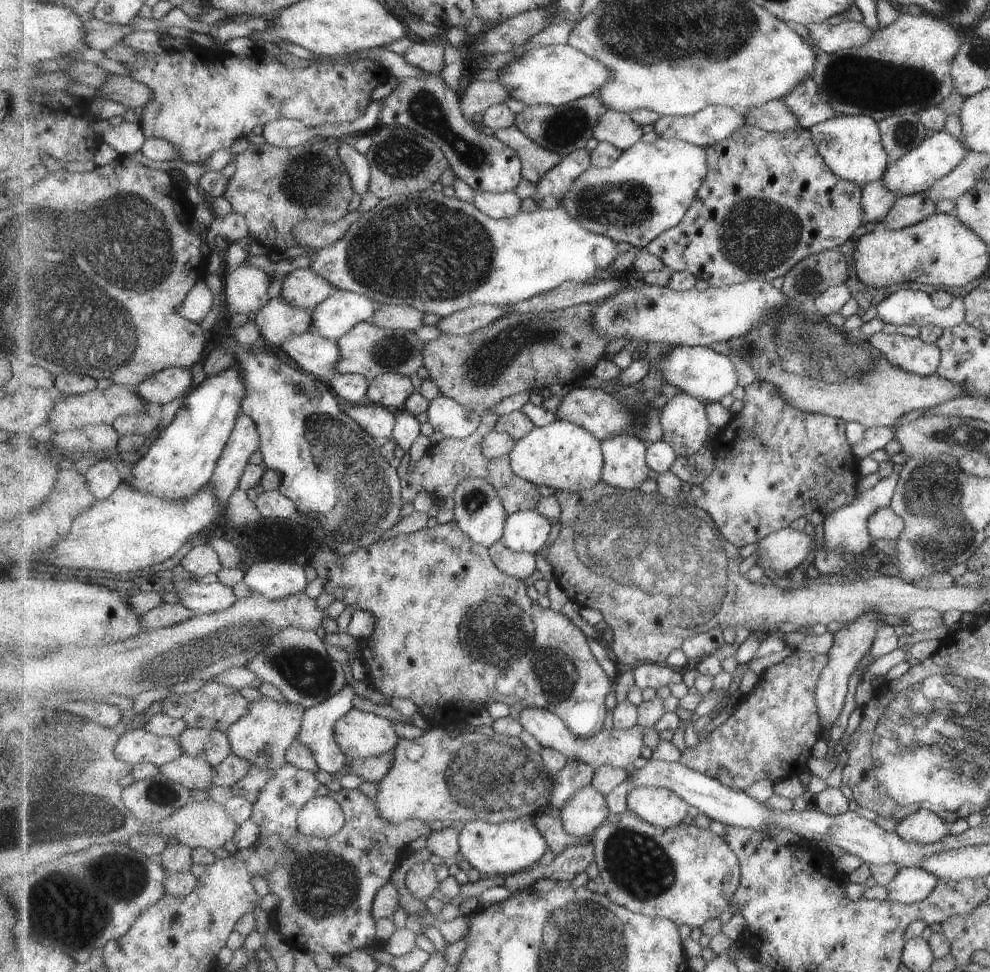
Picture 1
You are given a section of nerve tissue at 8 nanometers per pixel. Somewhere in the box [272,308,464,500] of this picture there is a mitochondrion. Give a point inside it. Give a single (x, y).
(393, 352)

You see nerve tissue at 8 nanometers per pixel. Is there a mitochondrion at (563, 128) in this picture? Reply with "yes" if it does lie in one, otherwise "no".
yes

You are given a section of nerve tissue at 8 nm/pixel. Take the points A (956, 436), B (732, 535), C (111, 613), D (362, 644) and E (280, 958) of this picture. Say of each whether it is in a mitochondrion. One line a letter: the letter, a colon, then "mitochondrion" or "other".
A: mitochondrion
B: mitochondrion
C: other
D: other
E: other

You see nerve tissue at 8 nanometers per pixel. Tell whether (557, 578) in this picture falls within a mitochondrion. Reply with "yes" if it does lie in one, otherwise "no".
no

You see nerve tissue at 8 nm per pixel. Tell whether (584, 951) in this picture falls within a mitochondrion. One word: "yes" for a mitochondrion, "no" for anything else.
yes

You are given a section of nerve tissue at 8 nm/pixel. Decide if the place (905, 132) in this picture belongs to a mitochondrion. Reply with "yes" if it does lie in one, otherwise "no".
yes

